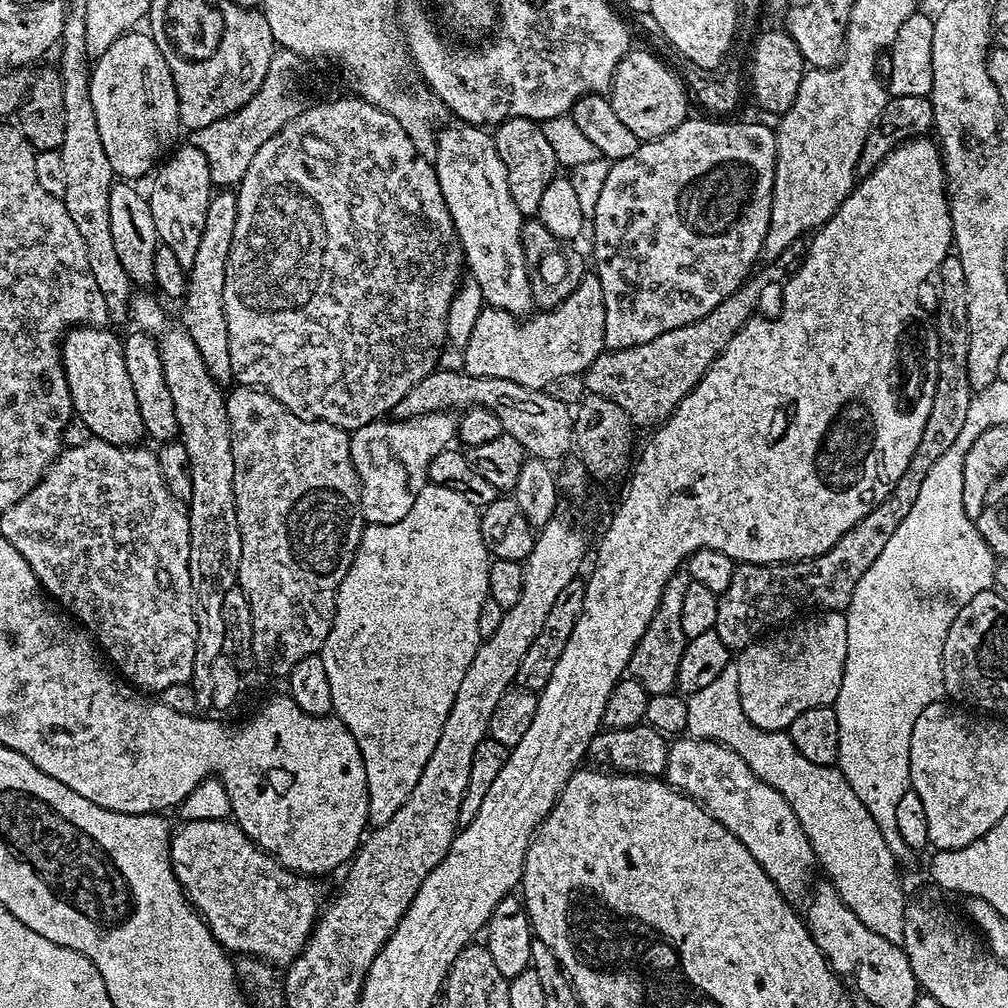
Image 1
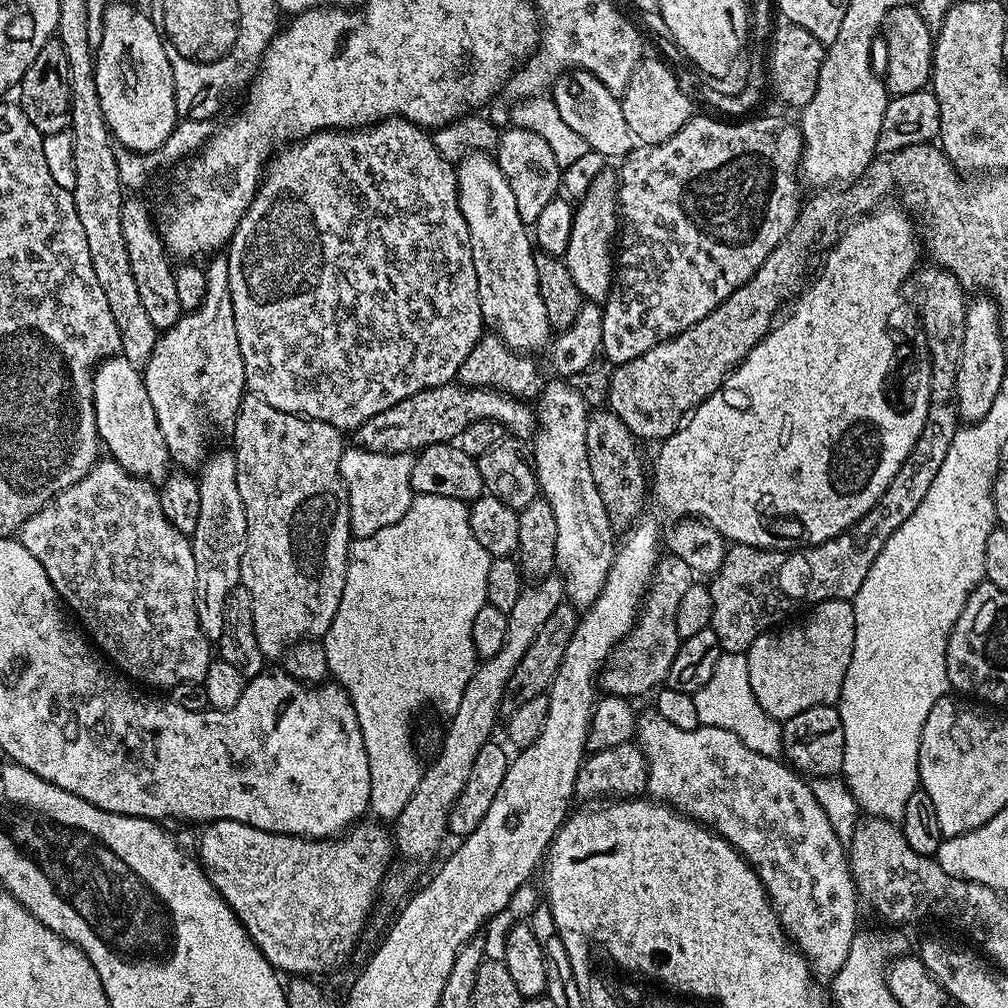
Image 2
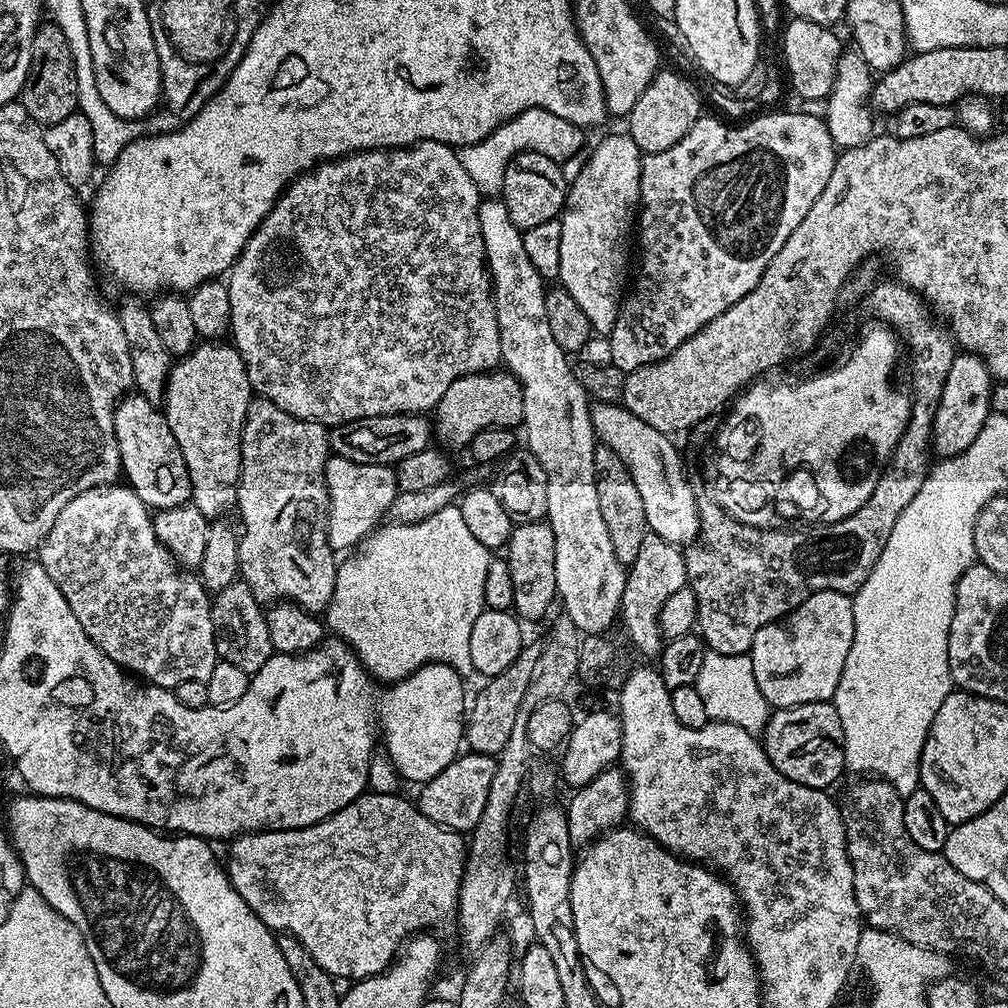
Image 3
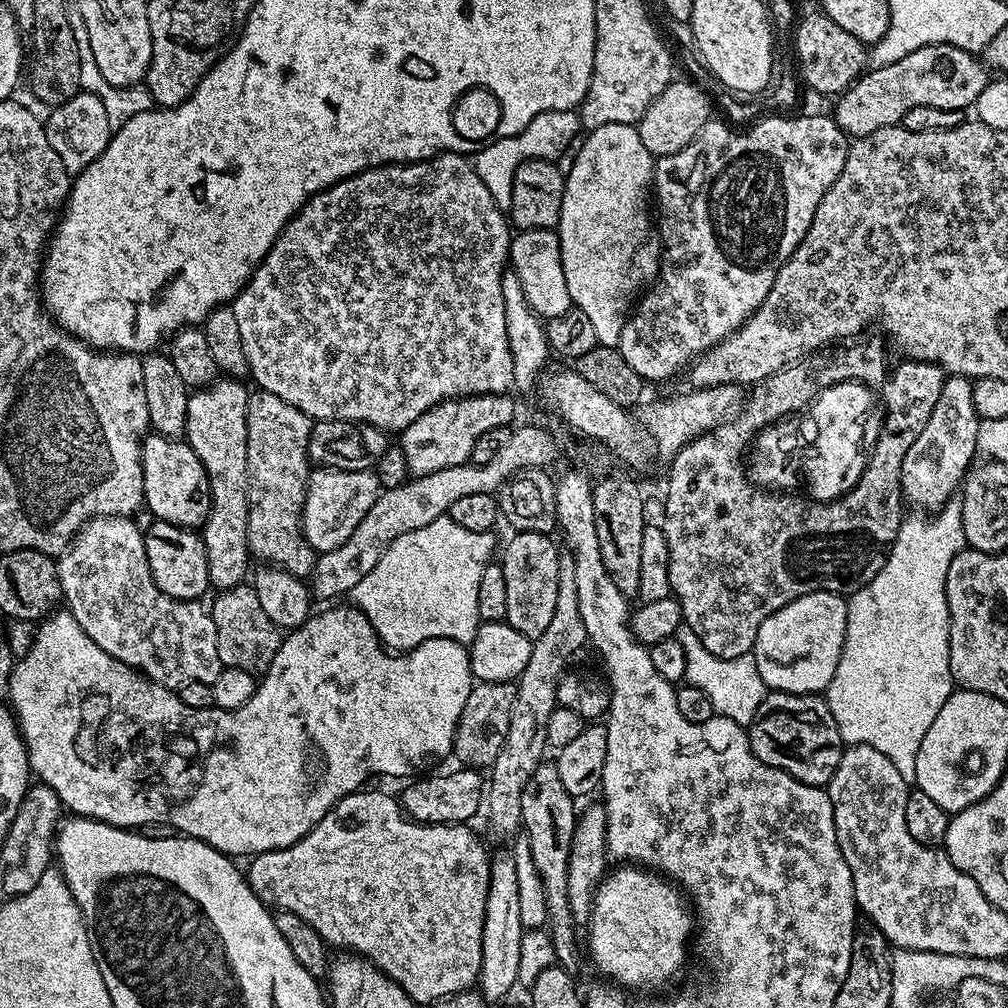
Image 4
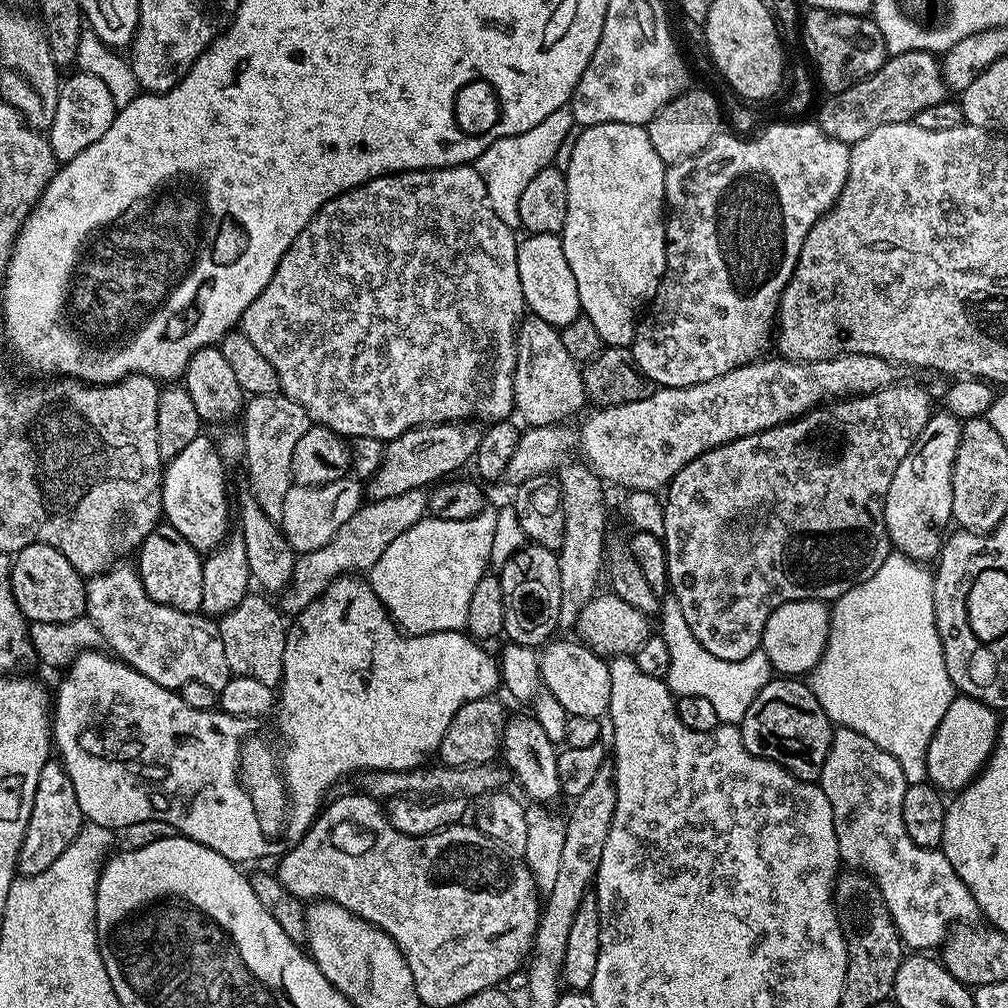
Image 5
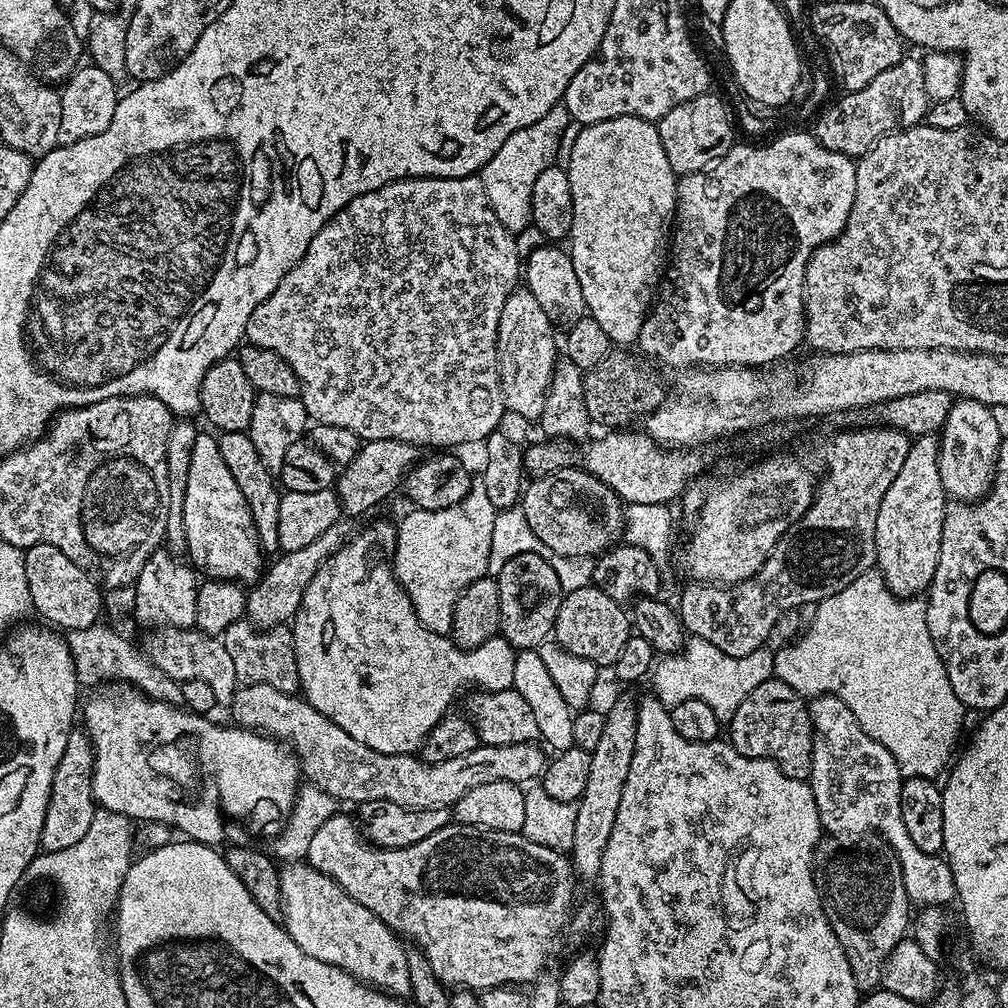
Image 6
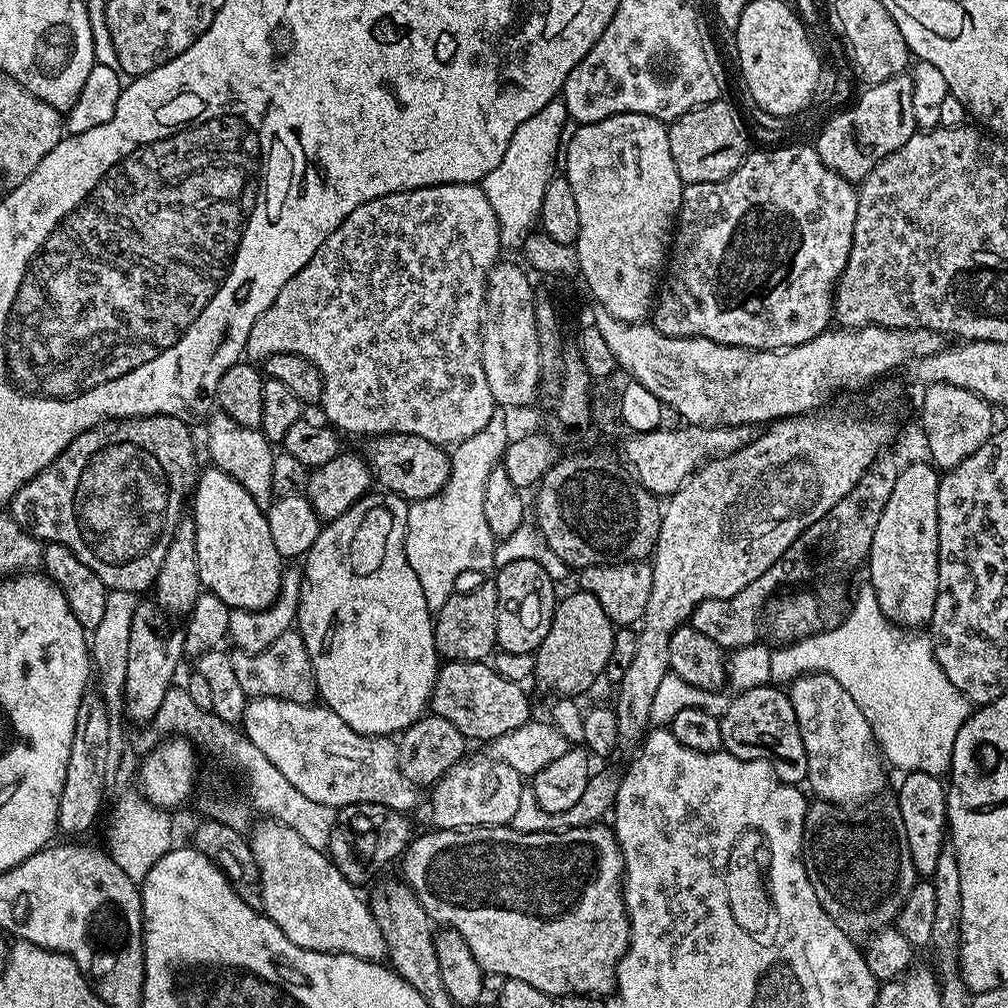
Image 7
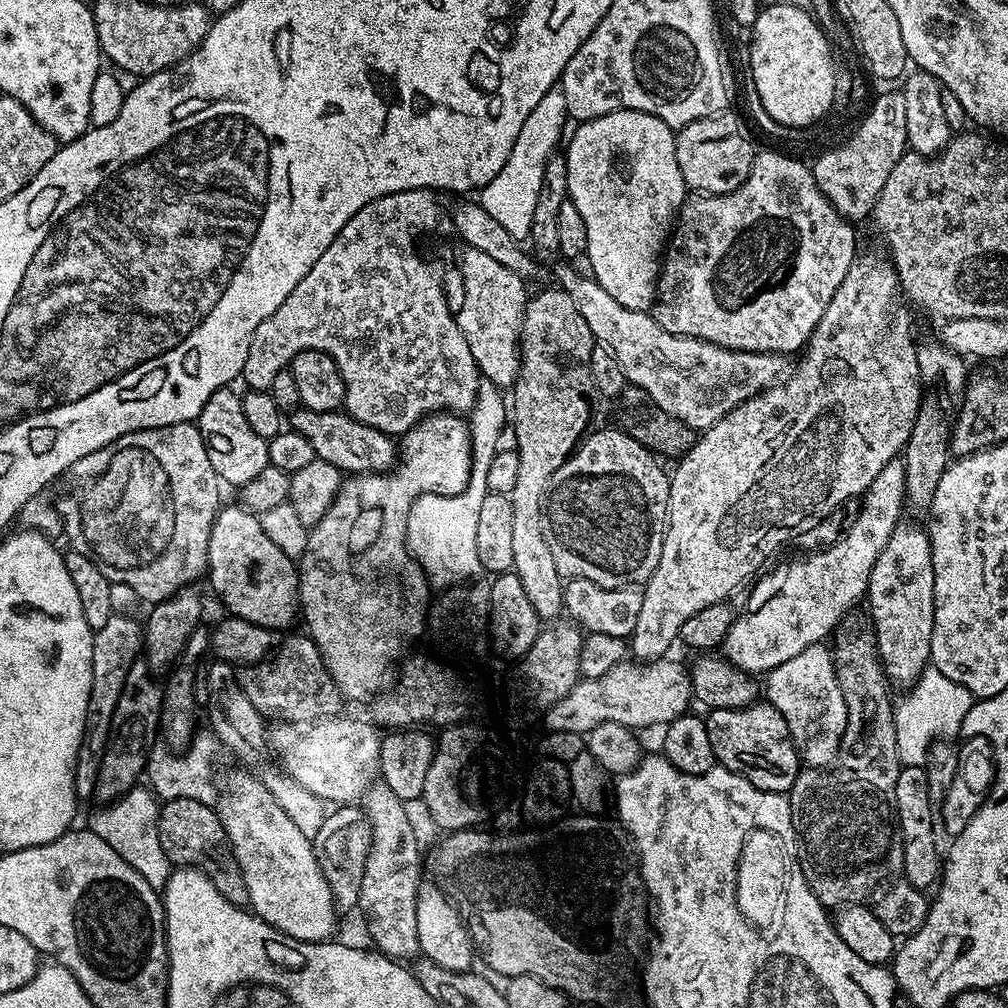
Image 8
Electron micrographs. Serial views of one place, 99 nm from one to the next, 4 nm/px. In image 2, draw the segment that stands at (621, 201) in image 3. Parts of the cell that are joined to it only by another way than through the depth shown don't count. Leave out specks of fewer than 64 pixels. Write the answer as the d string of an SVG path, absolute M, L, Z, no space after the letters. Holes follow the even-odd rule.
M606 170L590 182L590 190L579 197L575 205L574 230L570 232L570 246L562 257L565 266L574 278L574 284L585 301L603 305L612 293L614 283L614 241L618 236L618 176Z

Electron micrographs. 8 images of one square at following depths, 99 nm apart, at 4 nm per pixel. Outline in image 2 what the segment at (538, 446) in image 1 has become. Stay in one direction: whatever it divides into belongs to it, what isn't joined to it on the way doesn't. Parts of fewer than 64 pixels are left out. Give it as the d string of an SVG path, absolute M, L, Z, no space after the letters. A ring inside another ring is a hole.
M453 382L451 384L443 384L437 388L427 388L422 390L418 394L414 394L410 398L406 398L402 402L398 402L394 406L390 406L390 410L386 410L382 414L374 414L374 418L370 418L366 421L363 426L355 429L354 440L355 447L365 448L371 452L385 452L386 454L402 454L407 452L409 454L415 454L420 451L420 449L425 448L426 446L434 446L435 444L446 444L452 441L455 441L455 438L458 434L462 434L462 430L466 430L466 426L470 426L470 422L478 422L482 418L490 418L494 422L502 422L502 426L507 430L515 439L522 440L525 442L531 441L535 437L538 431L538 412L535 407L529 401L526 400L517 400L514 396L507 396L504 392L499 392L496 388L466 388L463 384L459 382Z

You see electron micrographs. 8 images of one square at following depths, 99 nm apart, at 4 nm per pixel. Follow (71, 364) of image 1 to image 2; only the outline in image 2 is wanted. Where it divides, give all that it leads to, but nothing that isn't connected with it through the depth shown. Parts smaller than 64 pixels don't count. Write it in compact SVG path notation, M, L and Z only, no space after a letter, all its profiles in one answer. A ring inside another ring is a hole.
M122 355L101 360L92 373L92 391L96 429L107 455L139 480L164 481L170 471L168 451L162 430L158 430L158 418L154 418L154 406L150 406L150 394L146 394L141 371Z

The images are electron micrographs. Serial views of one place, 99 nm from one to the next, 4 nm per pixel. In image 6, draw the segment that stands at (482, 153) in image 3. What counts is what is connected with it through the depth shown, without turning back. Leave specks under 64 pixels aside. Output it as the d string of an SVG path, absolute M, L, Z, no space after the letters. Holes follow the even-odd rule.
M563 102L554 105L538 122L530 122L530 126L522 126L522 130L514 130L506 142L502 142L498 154L486 162L478 175L482 186L486 186L486 198L490 198L490 206L494 214L498 214L498 222L506 226L513 234L529 231L532 215L530 214L530 196L534 194L534 182L542 170L553 167L558 154L558 146L562 142L562 134L566 130L570 117Z

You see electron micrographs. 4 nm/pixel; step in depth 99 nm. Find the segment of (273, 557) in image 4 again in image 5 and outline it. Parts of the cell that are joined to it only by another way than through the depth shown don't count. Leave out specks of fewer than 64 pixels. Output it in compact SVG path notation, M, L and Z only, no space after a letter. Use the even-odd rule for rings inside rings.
M283 394L254 396L245 403L243 420L243 463L248 464L247 487L258 502L258 506L266 510L269 518L279 521L282 502L286 502L286 494L293 485L290 462L294 459L294 446L310 426L308 411L300 401L292 400Z

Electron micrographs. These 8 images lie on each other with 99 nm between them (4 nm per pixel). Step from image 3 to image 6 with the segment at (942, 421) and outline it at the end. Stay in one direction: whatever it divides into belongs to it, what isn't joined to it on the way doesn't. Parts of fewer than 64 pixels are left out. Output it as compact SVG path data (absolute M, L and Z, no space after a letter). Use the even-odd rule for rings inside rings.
M935 435L915 437L909 443L898 478L890 482L890 490L886 490L878 509L876 568L886 586L899 598L916 598L927 593L934 570L938 570L946 507L942 478L938 478L939 449L940 441Z

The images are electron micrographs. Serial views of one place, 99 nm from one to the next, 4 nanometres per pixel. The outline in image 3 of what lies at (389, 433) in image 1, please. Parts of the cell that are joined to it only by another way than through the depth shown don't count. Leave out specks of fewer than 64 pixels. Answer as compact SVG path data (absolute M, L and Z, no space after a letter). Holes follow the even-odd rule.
M329 455L324 477L328 487L328 541L333 553L344 554L355 549L385 519L383 516L391 513L398 491L396 473L387 464L350 462L350 458Z

